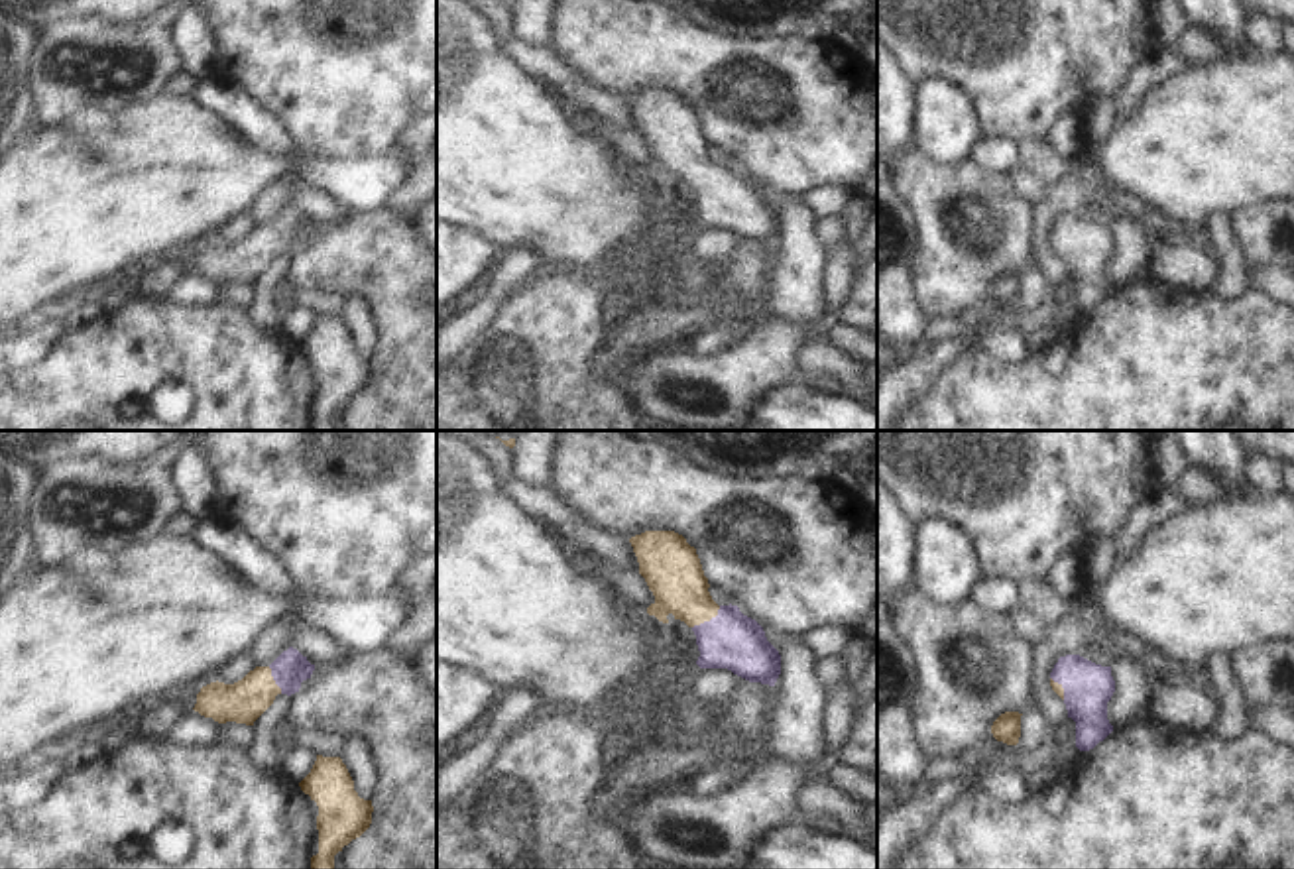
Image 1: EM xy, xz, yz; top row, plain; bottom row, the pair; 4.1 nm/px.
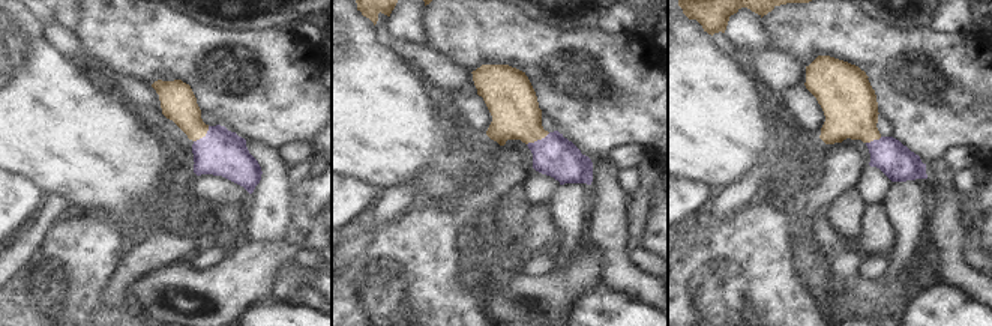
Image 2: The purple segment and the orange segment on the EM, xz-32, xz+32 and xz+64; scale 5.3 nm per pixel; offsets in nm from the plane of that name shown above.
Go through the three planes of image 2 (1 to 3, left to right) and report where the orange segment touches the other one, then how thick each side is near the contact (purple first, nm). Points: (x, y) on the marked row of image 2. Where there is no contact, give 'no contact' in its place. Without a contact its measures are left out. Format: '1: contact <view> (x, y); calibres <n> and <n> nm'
1: contact xz-32 (203, 137); calibres 240 and 190 nm
2: contact xz+32 (538, 140); calibres 220 and 260 nm
3: contact xz+64 (874, 140); calibres 190 and 300 nm

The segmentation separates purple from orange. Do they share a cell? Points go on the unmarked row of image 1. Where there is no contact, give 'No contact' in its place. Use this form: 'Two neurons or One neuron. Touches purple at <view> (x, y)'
One neuron. Touches purple at xz (710, 179).

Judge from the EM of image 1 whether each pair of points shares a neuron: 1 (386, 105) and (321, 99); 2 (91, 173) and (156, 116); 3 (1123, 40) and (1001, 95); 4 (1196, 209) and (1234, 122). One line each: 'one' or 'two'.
1: one
2: one
3: one
4: one

